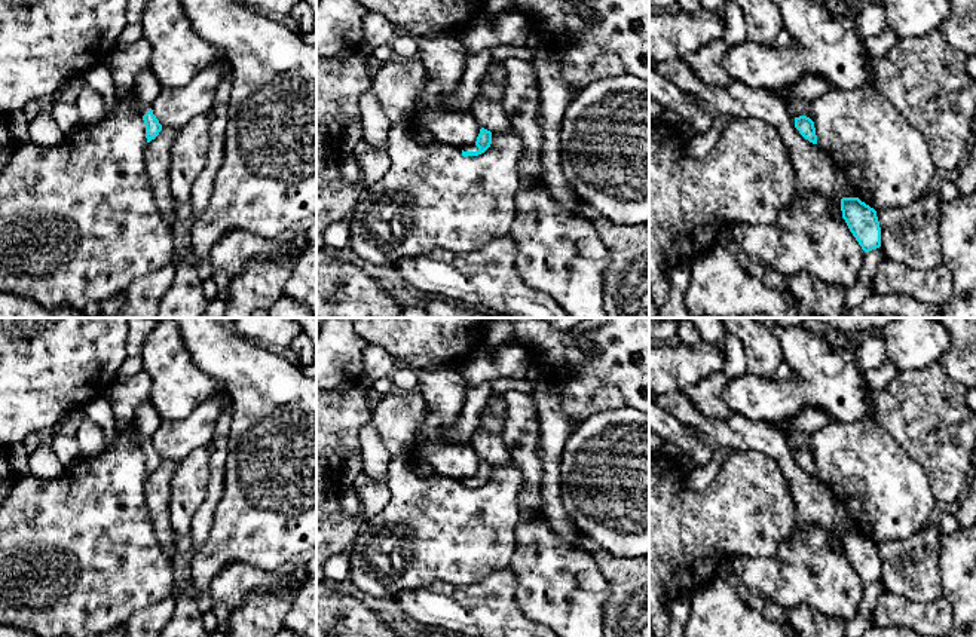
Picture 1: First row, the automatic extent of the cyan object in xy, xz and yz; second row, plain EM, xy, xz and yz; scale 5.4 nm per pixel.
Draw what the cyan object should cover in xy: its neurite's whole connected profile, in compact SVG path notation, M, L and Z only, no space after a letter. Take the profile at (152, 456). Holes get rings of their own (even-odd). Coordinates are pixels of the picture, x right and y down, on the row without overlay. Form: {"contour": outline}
{"contour": "M141 370L131 377L117 379L117 382L107 392L116 431L129 428L135 431L138 445L143 448L146 457L147 475L154 472L162 463L162 457L153 447L152 438L141 437L135 425L135 410L141 402L149 399L150 389L152 379L144 370Z"}

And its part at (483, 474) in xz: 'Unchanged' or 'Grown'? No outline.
Grown

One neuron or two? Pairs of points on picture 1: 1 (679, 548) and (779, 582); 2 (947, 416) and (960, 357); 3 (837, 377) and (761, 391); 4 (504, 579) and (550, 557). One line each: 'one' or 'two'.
1: two
2: two
3: one
4: two

